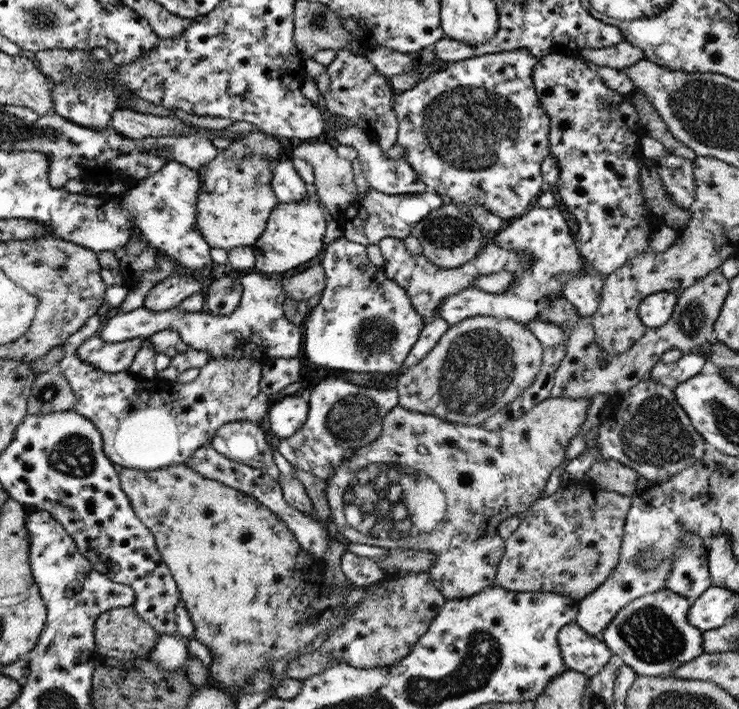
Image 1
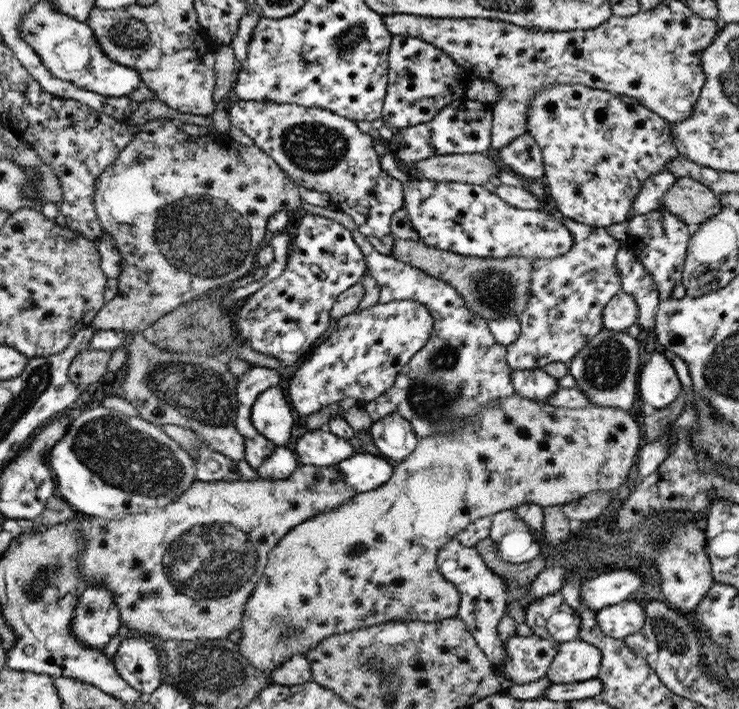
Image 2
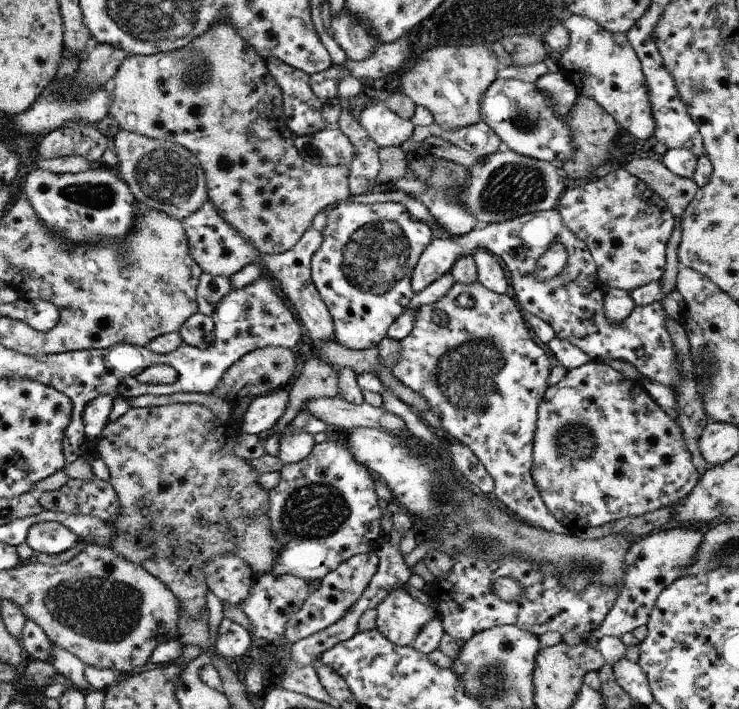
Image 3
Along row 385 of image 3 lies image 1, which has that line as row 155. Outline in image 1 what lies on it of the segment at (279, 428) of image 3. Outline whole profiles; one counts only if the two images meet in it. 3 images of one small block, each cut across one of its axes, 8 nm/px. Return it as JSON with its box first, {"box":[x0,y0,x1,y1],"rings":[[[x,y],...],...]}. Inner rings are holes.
{"box":[289,139,360,216],"rings":[[[317,139],[313,141],[300,141],[293,144],[289,152],[291,159],[302,159],[313,166],[314,184],[313,190],[318,194],[318,198],[328,209],[328,212],[336,216],[342,210],[346,210],[350,204],[360,196],[354,182],[354,172],[352,170],[352,161],[346,160],[335,150],[335,144],[331,141]]]}

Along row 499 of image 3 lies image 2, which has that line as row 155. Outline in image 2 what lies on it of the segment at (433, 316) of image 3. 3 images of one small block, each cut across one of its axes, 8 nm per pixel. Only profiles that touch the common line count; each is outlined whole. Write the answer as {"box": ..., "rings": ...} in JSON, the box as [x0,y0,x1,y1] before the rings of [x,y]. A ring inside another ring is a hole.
{"box":[493,133,544,180],"rings":[[[530,133],[516,137],[493,153],[505,170],[520,174],[527,180],[539,179],[544,174],[542,150]]]}

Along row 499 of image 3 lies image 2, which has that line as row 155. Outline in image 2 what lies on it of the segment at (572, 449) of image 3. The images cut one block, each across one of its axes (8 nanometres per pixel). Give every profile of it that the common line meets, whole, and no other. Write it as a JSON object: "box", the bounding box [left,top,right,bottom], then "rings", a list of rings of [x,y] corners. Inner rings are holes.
{"box":[528,83,680,228],"rings":[[[550,83],[529,103],[528,133],[543,153],[546,196],[554,200],[556,208],[567,219],[602,228],[624,222],[632,212],[632,202],[640,194],[642,184],[650,176],[664,172],[666,166],[680,156],[672,135],[672,123],[630,96],[611,94],[582,83]]]}

